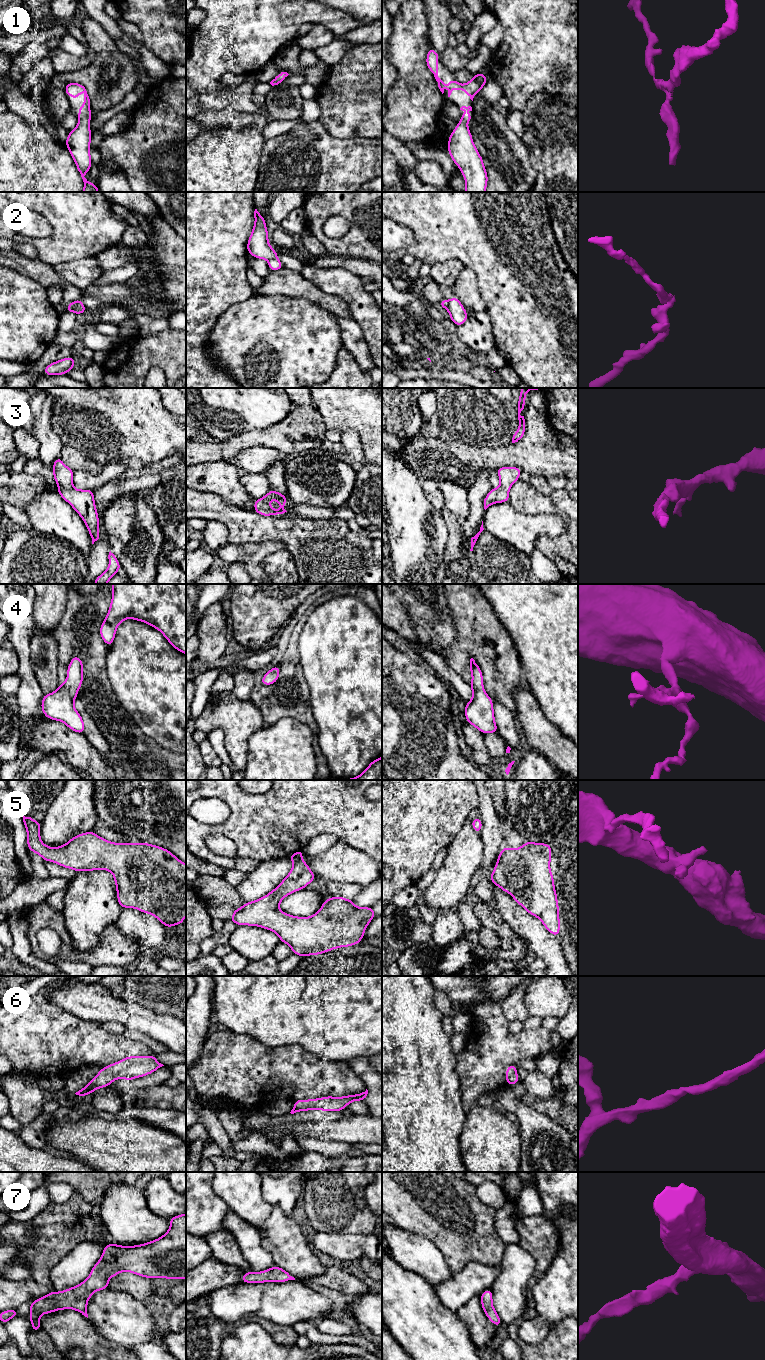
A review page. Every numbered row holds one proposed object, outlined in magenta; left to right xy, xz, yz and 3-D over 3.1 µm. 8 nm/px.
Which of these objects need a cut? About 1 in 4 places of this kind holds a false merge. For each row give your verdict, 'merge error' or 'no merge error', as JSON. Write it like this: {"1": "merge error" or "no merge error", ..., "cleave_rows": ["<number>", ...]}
{"1": "no merge error", "2": "merge error", "3": "no merge error", "4": "no merge error", "5": "no merge error", "6": "no merge error", "7": "no merge error", "cleave_rows": ["2"]}

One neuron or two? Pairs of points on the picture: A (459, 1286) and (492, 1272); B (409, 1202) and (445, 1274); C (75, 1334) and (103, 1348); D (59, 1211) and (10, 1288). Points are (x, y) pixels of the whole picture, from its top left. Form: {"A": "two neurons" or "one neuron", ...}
{"A": "one neuron", "B": "two neurons", "C": "one neuron", "D": "one neuron"}

